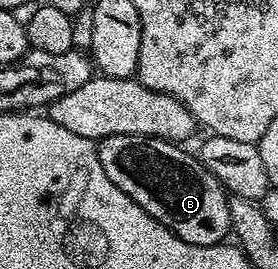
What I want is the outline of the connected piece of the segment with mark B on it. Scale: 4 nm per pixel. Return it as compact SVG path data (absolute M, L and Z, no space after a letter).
M116 134L115 136L105 136L103 140L97 141L98 157L100 166L104 166L104 174L136 202L156 222L168 226L172 234L176 234L184 242L195 244L196 246L212 246L221 244L231 235L230 226L230 196L222 183L214 177L197 155L189 156L185 152L185 147L169 140L158 140L154 136L129 136L128 134Z

